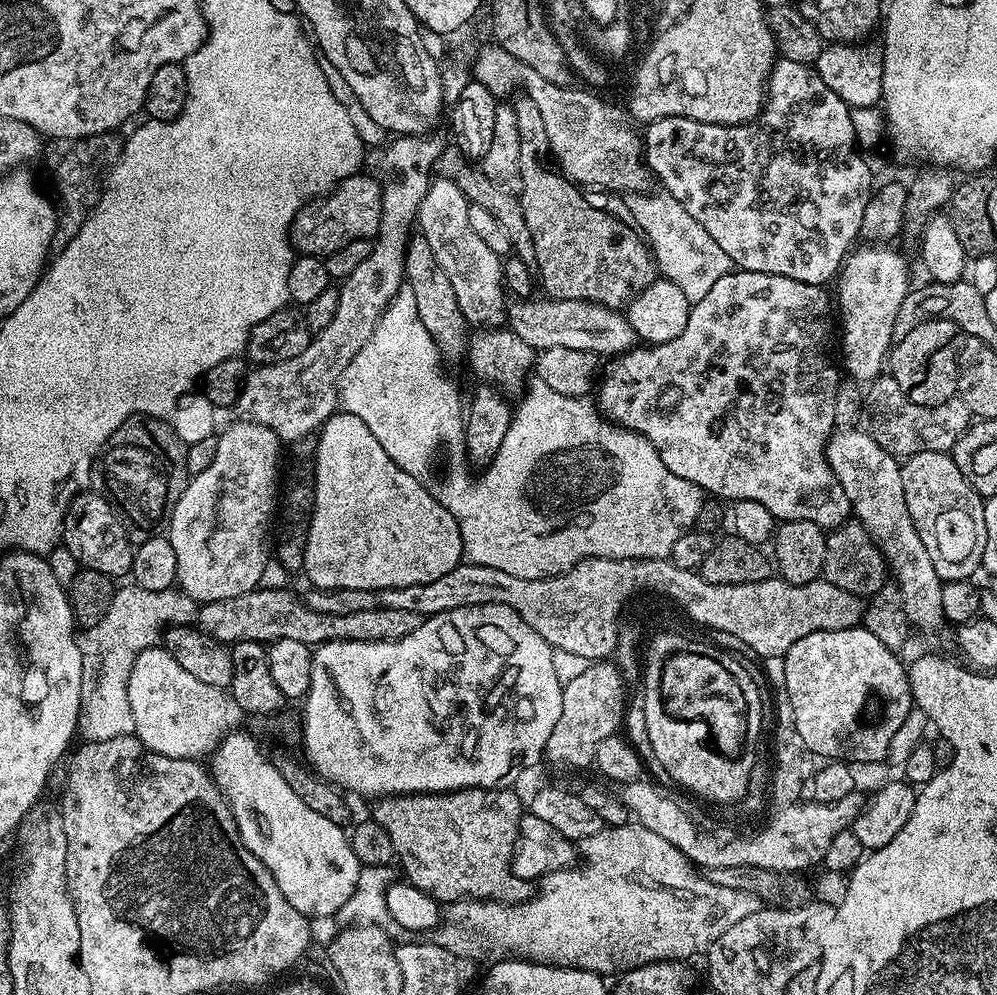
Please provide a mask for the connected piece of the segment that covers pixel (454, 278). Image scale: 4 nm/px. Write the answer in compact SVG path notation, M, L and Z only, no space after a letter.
M443 178L433 179L416 215L418 232L426 238L426 242L430 242L430 250L434 250L438 266L446 270L446 278L450 278L450 286L454 286L454 298L458 298L458 306L469 325L480 330L491 330L501 327L506 320L502 258L494 254L494 250L490 250L490 246L486 246L478 234L474 234L470 227L468 205L469 200L454 182Z

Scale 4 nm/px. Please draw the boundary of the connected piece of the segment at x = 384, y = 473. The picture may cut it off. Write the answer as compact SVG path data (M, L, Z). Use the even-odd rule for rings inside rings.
M337 410L326 423L320 425L318 435L315 437L316 455L316 489L314 490L314 510L312 511L312 521L308 531L308 541L306 542L306 554L304 555L303 575L308 575L309 585L312 588L345 588L346 590L366 590L367 592L379 593L385 588L401 588L402 586L418 586L426 582L434 582L434 578L442 578L442 574L450 574L454 566L458 566L465 559L464 543L462 534L458 530L458 522L446 506L439 504L435 498L433 489L428 488L423 479L412 476L406 470L402 470L382 450L382 442L370 434L370 426L362 422L354 414L343 410Z

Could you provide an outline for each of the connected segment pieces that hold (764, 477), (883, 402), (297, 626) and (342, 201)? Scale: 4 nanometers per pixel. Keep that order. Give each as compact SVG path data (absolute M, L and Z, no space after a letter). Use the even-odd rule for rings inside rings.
M743 270L727 272L725 276L718 278L718 282L714 282L714 287L706 293L706 298L702 298L697 304L689 307L686 330L682 330L678 338L665 344L637 346L607 361L608 369L605 372L603 369L602 379L598 384L598 392L600 388L599 411L607 419L619 422L630 431L645 436L658 450L666 470L678 474L680 478L686 478L709 497L719 497L724 502L749 500L761 503L780 522L809 520L825 530L839 528L849 519L852 511L851 504L846 494L843 493L842 485L834 474L834 470L828 464L827 455L823 451L812 452L812 424L835 425L834 398L836 389L842 383L841 373L838 368L838 373L836 373L836 368L832 365L832 356L828 353L828 343L831 340L833 343L834 340L834 304L833 301L832 304L828 301L828 296L824 291L821 285L798 282L794 278L782 278L774 274Z
M891 374L877 376L866 388L867 427L874 442L897 458L907 458L919 452L951 453L952 447L973 420L972 411L959 398L947 400L938 406L918 406L910 402Z
M261 586L255 592L238 594L238 598L199 605L194 624L219 644L229 646L238 642L258 642L267 646L278 638L294 638L294 642L315 646L335 640L401 640L406 638L406 634L414 634L414 630L422 626L424 619L411 610L390 610L383 606L360 610L358 614L322 614L318 610L310 610L308 603L301 597L299 600L280 588Z
M364 175L348 176L328 193L325 200L317 198L301 207L300 213L292 220L292 229L288 231L288 238L297 253L323 257L329 252L338 250L344 244L349 244L351 240L357 239L356 212L352 209L352 204L376 206L380 202L379 179L375 175Z

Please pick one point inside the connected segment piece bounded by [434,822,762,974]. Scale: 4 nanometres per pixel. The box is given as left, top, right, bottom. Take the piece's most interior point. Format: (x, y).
(635, 899)

